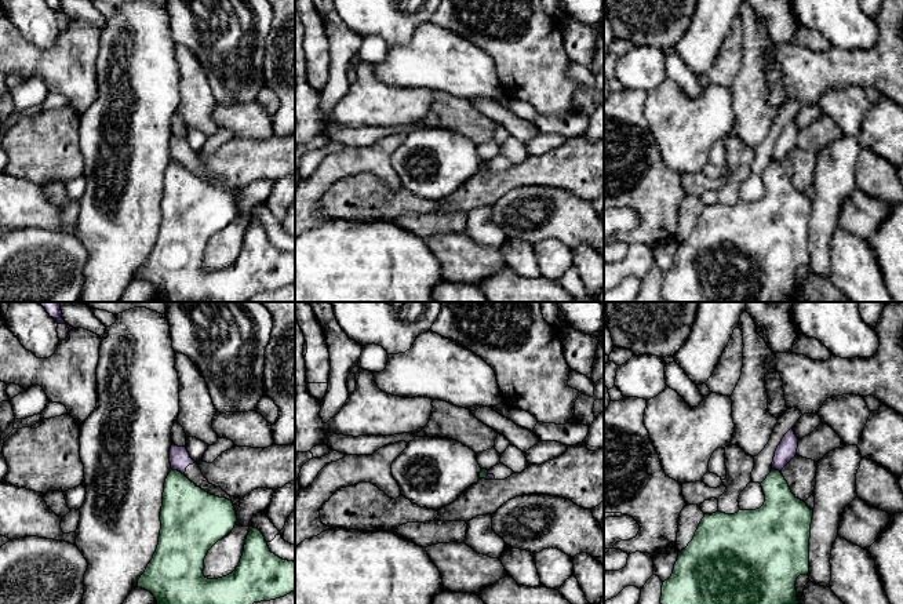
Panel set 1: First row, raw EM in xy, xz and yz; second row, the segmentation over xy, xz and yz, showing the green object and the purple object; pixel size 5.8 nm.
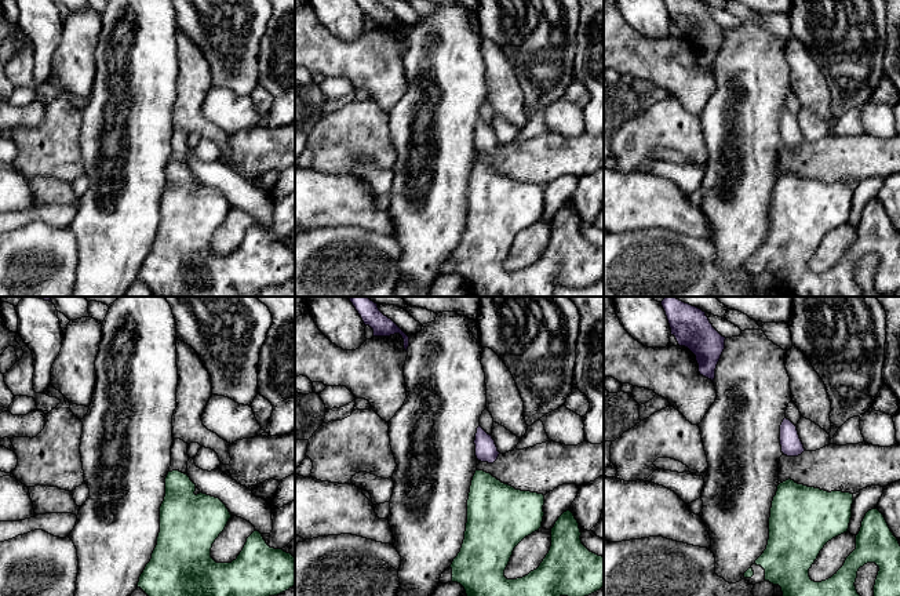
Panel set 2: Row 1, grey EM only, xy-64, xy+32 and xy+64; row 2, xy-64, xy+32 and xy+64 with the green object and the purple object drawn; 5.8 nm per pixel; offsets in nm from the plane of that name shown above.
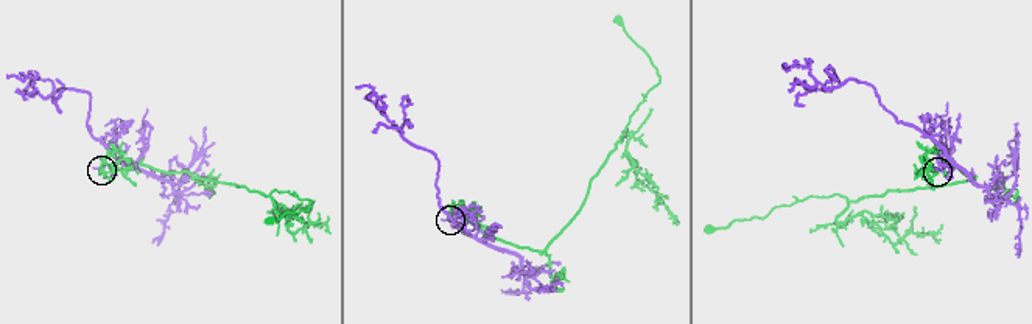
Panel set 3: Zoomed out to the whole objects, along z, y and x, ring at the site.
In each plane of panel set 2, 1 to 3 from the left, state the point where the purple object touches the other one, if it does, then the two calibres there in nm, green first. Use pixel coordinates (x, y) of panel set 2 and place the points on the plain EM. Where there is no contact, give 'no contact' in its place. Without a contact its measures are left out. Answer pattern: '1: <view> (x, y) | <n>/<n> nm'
1: no contact
2: no contact
3: no contact

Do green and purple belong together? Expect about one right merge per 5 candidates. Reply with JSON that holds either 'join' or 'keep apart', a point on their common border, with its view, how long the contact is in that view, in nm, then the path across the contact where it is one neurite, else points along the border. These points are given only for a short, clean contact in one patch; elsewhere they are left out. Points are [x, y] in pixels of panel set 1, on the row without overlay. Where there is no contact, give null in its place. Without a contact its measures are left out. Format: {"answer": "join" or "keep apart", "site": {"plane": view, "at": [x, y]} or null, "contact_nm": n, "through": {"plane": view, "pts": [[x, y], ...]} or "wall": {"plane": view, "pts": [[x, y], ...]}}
{"answer": "keep apart", "site": {"plane": "xy", "at": [177, 162]}, "contact_nm": 80, "wall": {"plane": "xy", "pts": [[173, 160], [184, 166]]}}

